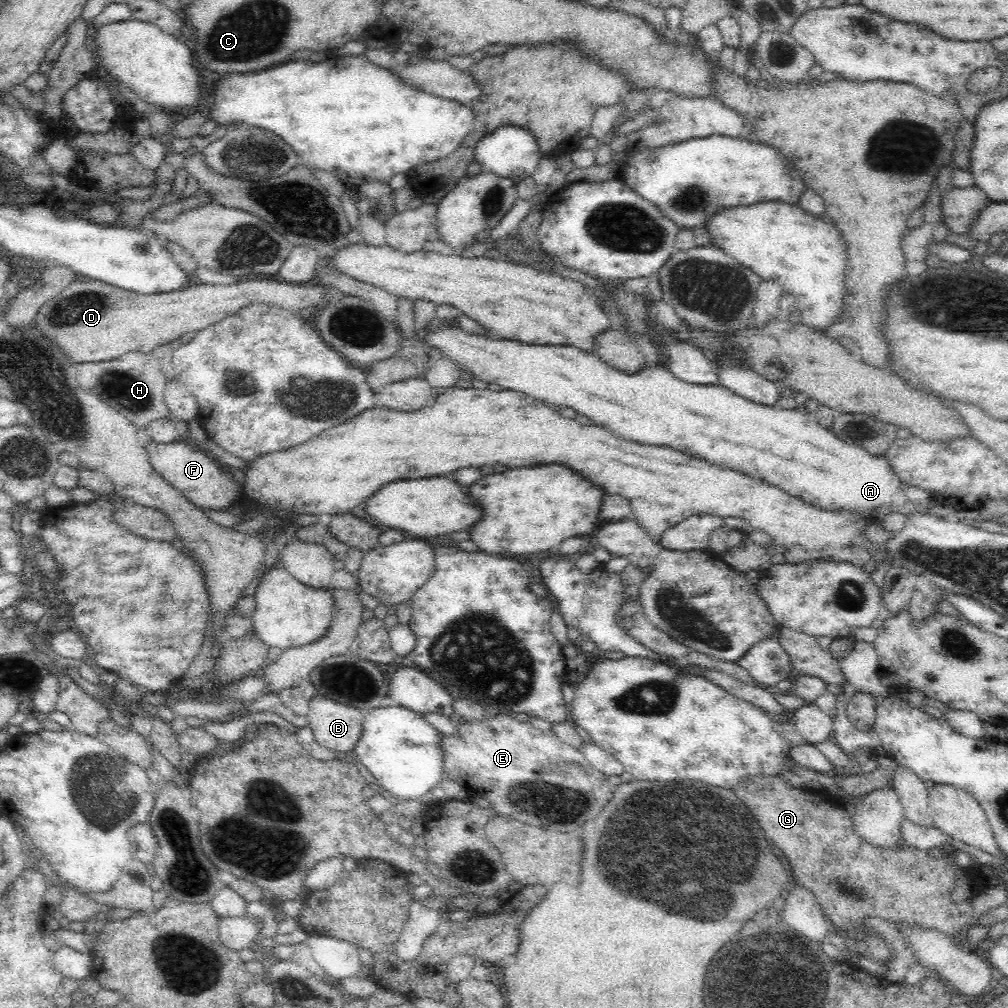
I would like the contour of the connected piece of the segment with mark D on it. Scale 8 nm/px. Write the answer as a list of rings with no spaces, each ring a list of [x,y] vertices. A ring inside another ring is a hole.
[[[253,277],[237,278],[230,284],[178,288],[152,296],[140,296],[138,292],[124,290],[92,279],[76,278],[52,297],[38,311],[32,326],[54,340],[68,360],[74,364],[114,360],[126,352],[138,350],[148,354],[157,346],[168,344],[186,333],[204,330],[216,320],[237,313],[249,304],[269,304],[297,313],[303,308],[314,310],[342,296],[330,286],[310,283],[279,282],[272,279]],[[88,280],[88,282],[78,282]],[[118,298],[122,304],[118,304]]]

